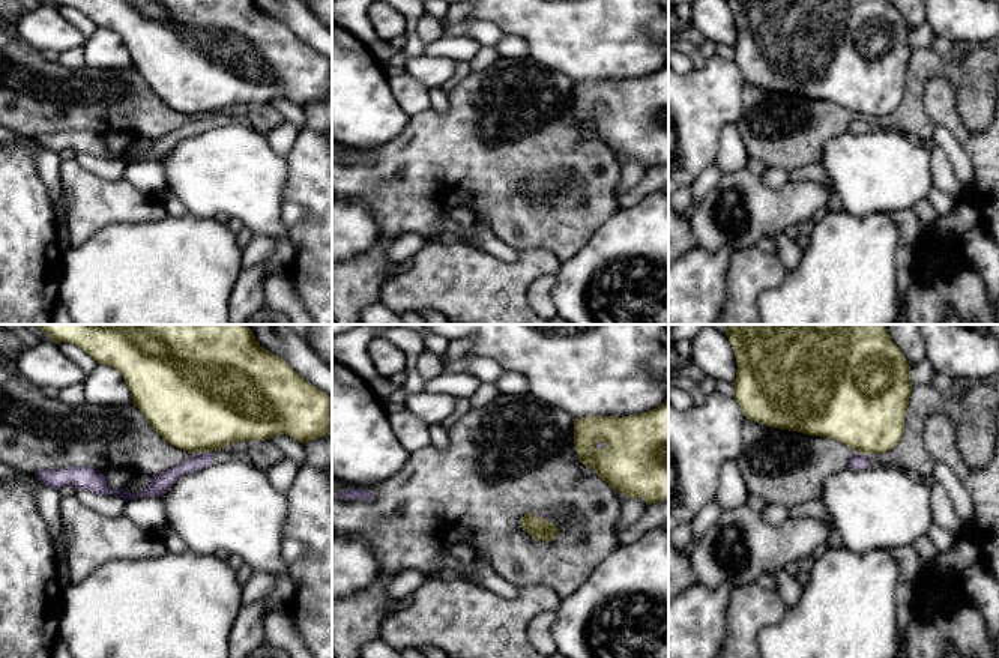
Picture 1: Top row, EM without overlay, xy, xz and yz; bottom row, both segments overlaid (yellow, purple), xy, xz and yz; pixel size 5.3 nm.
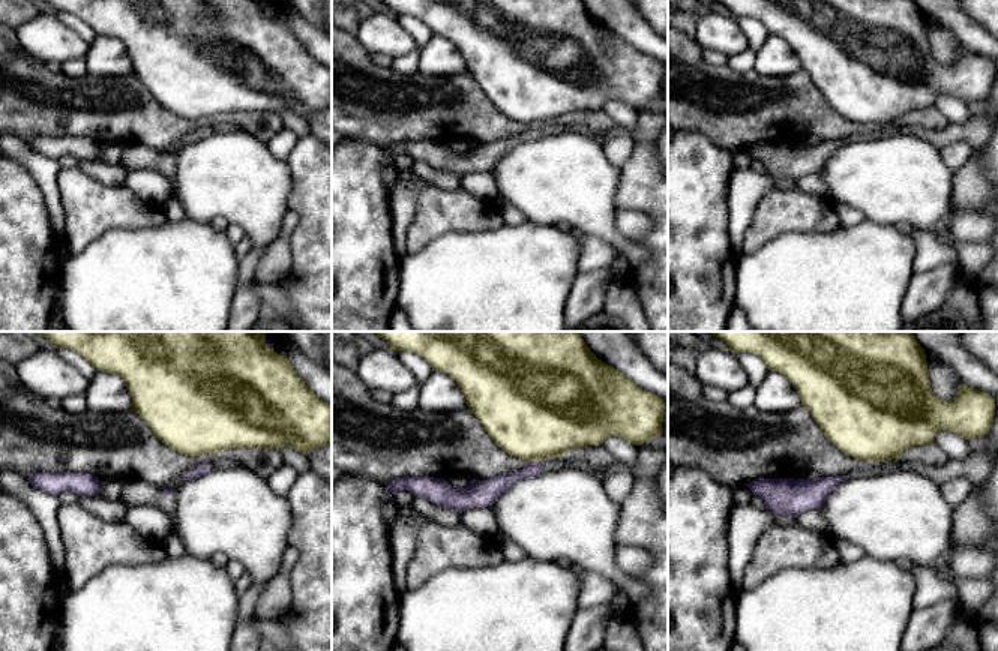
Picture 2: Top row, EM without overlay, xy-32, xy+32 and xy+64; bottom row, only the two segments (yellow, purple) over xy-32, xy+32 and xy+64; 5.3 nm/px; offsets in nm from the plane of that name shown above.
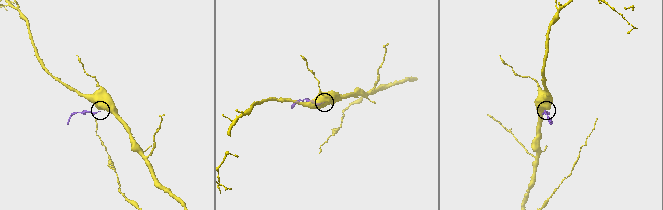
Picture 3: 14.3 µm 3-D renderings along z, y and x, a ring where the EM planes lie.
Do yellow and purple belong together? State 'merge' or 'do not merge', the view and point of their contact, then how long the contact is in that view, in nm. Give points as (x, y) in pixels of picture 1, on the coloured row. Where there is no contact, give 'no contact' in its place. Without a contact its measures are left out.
do not merge | xy (200, 451) | 80 nm

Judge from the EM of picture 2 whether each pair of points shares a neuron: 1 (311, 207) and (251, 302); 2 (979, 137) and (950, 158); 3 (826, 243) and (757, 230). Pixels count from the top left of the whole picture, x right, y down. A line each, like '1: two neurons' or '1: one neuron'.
1: two neurons
2: two neurons
3: two neurons

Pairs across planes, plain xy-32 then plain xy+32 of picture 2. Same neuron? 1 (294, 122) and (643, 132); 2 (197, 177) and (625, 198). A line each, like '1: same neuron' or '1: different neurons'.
1: different neurons
2: different neurons

